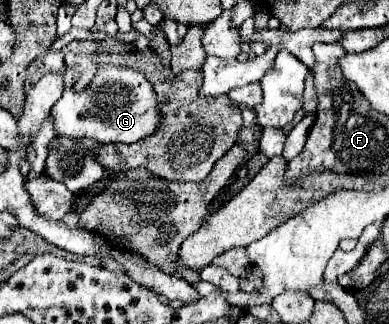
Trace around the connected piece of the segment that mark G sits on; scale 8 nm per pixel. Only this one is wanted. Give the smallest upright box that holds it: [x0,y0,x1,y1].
[52,65,160,143]

